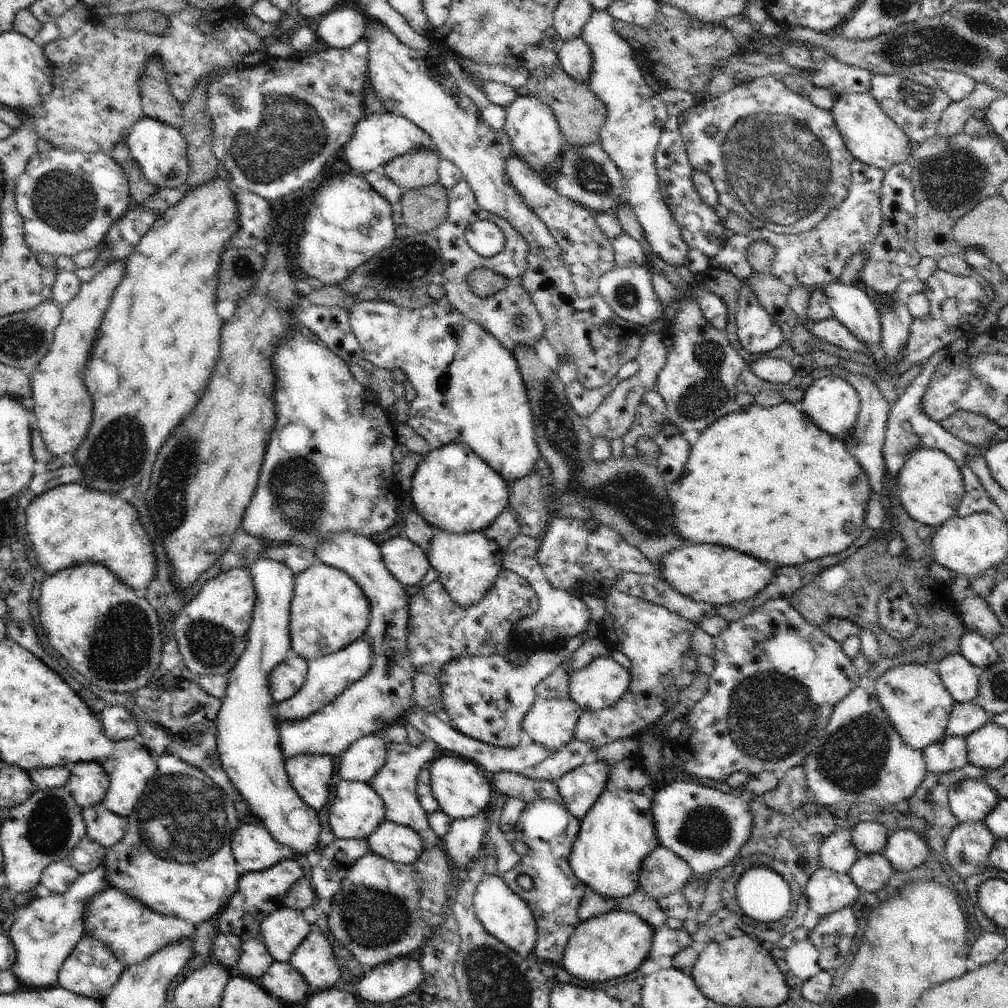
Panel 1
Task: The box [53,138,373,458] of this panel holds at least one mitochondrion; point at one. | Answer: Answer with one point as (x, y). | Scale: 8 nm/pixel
(241, 268)

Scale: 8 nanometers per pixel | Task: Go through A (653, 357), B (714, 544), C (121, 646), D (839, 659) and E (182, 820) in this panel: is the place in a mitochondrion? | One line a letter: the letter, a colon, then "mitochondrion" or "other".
A: other
B: other
C: mitochondrion
D: other
E: mitochondrion

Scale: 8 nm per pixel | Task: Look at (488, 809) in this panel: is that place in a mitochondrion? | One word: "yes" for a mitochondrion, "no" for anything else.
no

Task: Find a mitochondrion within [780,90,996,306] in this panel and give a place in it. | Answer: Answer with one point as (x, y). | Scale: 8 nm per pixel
(950, 180)

